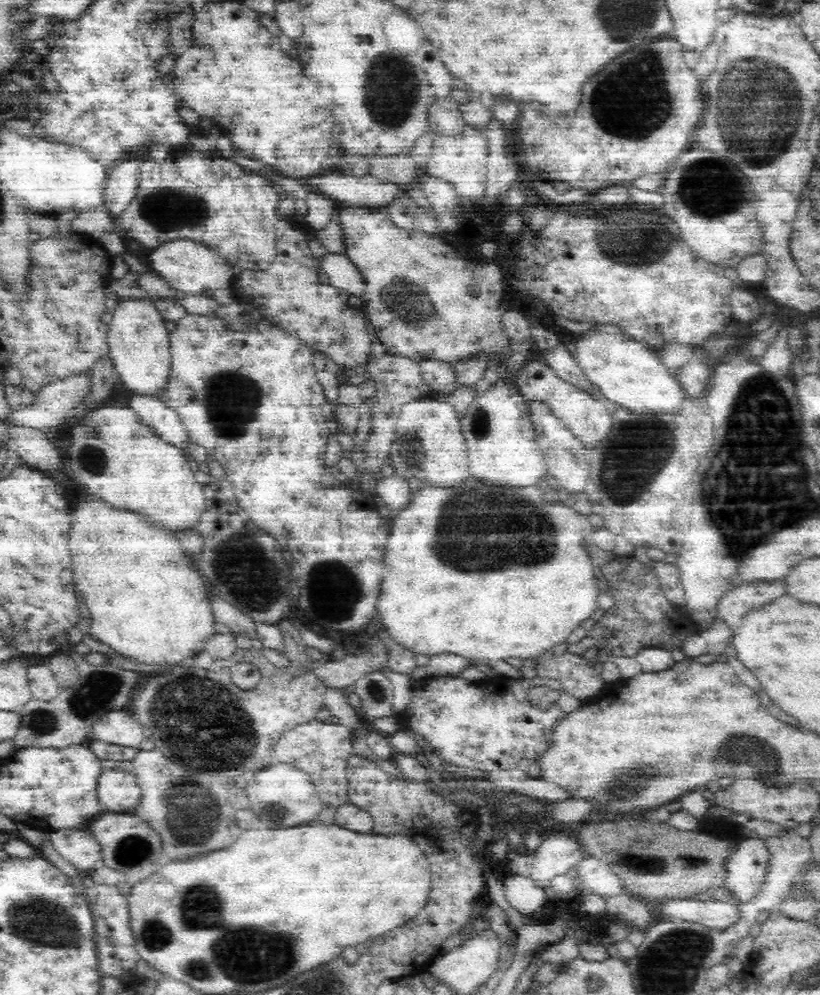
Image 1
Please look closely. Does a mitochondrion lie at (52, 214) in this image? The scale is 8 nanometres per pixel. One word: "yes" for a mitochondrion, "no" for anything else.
no

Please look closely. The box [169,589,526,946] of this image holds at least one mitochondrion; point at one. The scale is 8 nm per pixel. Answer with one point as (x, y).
(277, 812)

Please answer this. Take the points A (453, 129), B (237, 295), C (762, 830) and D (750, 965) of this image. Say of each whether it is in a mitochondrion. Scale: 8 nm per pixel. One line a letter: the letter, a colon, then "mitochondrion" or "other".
A: other
B: other
C: other
D: other

